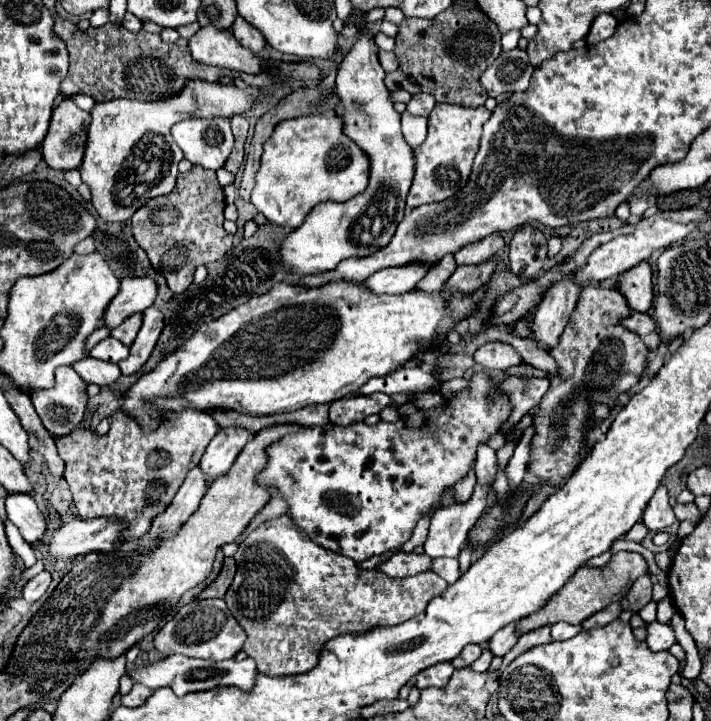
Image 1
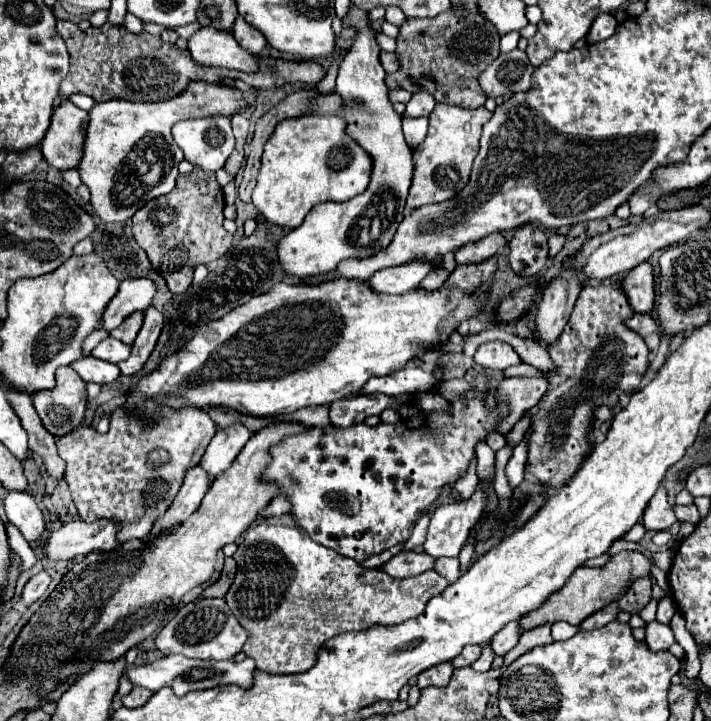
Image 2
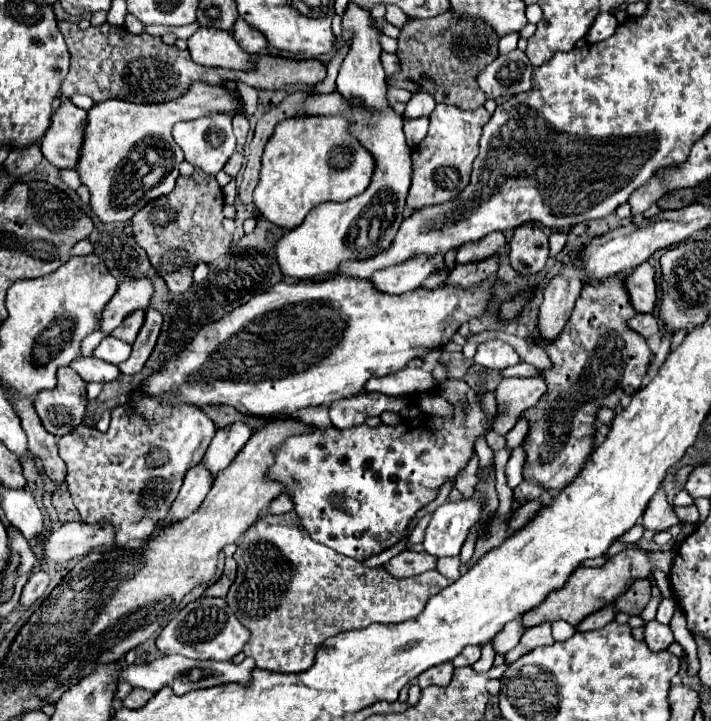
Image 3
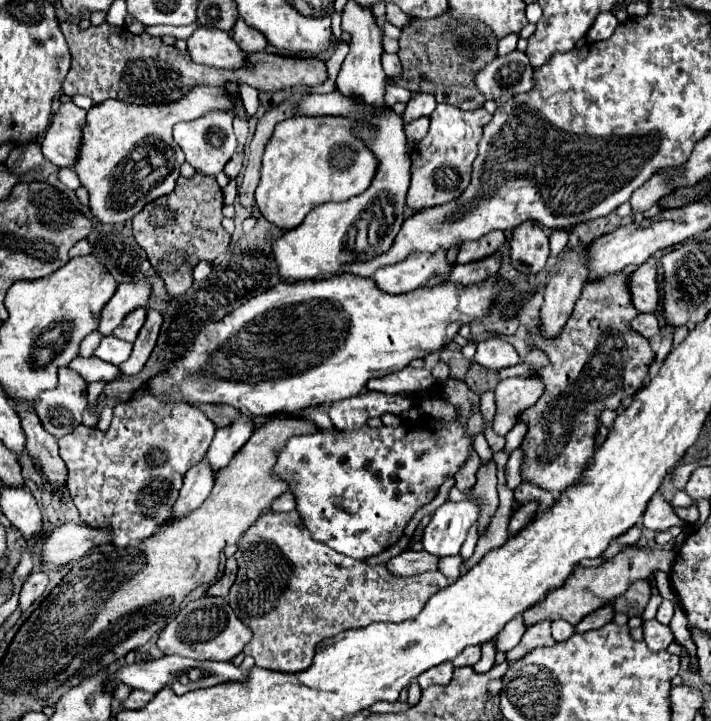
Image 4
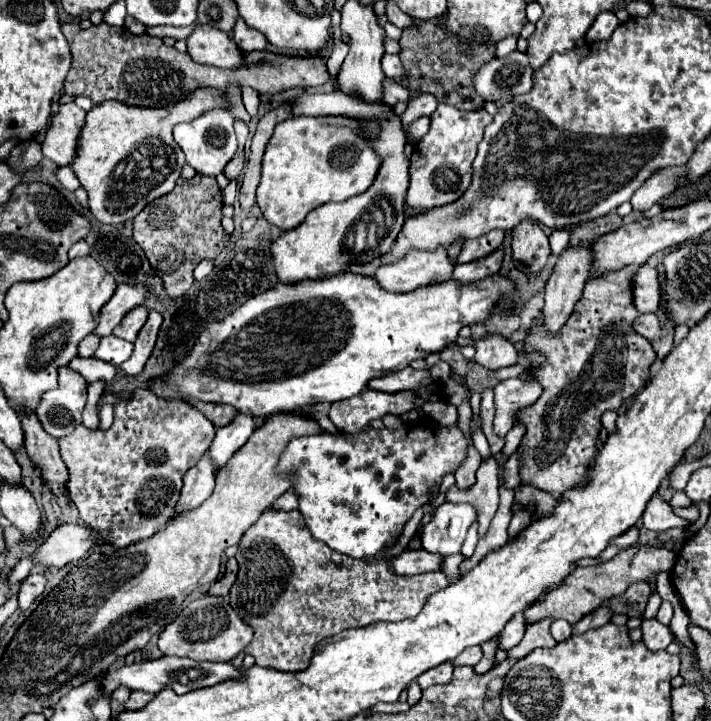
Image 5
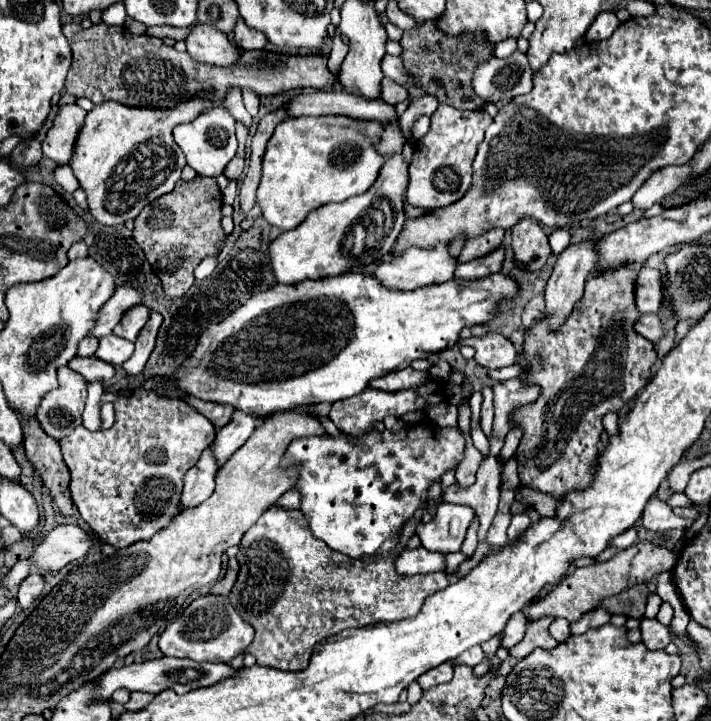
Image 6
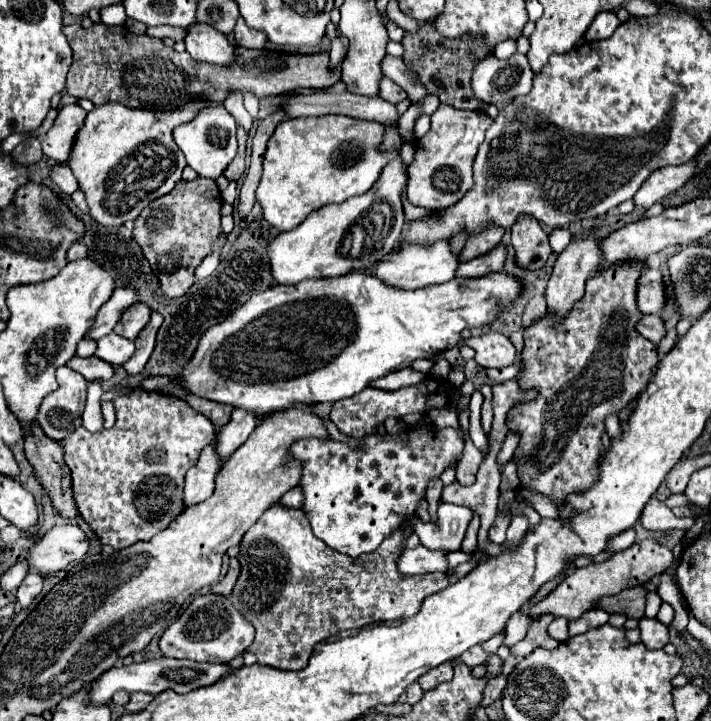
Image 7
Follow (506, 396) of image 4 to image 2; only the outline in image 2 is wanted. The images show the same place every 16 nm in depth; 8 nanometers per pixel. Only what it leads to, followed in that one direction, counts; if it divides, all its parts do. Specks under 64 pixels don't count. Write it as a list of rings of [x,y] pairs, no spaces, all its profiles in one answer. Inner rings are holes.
[[[504,378],[496,388],[496,398],[508,408],[508,414],[496,424],[496,432],[508,434],[526,410],[536,406],[546,392],[544,378]]]

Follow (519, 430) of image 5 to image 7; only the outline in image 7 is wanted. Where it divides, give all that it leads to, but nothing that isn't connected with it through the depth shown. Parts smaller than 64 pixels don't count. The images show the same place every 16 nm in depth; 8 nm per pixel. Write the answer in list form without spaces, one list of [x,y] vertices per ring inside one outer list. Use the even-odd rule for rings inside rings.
[[[508,432],[503,446],[496,457],[496,462],[501,470],[512,459],[515,449],[518,446],[519,438],[520,434],[518,432]]]

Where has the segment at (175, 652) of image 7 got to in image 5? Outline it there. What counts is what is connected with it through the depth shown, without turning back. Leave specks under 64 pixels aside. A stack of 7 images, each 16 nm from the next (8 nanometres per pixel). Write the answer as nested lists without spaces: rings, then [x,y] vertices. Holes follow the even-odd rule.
[[[204,594],[198,600],[190,602],[174,622],[170,622],[160,634],[158,648],[166,656],[182,656],[198,662],[230,662],[234,656],[244,652],[248,642],[252,642],[254,632],[240,620],[238,612],[230,608],[228,598]]]

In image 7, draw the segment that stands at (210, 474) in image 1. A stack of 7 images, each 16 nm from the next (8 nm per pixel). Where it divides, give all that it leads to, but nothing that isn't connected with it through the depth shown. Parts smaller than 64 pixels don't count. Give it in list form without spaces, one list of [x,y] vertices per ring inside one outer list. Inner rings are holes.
[[[234,408],[232,410],[232,418],[230,422],[220,428],[218,432],[218,456],[224,460],[228,460],[228,456],[240,448],[246,438],[252,434],[252,430],[258,426],[258,418],[252,416],[250,412],[244,412],[244,408]]]

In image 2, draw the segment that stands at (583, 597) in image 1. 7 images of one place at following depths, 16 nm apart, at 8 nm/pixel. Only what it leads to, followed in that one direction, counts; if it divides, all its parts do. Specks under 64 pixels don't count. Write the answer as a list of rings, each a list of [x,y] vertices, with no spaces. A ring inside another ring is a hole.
[[[624,550],[624,552],[618,552],[616,556],[612,556],[602,568],[580,566],[572,574],[572,580],[568,580],[568,584],[564,584],[564,588],[560,588],[560,592],[554,592],[552,596],[548,596],[548,600],[538,610],[532,610],[526,616],[522,616],[520,626],[524,630],[530,630],[530,628],[540,626],[544,622],[552,624],[552,622],[558,622],[558,620],[564,620],[568,624],[580,624],[592,612],[598,612],[600,608],[604,608],[610,602],[618,600],[632,586],[634,580],[650,576],[652,564],[658,566],[660,570],[668,572],[670,566],[672,566],[672,558],[674,558],[674,552],[654,552],[652,558],[648,560],[648,556],[644,556],[642,552]]]

